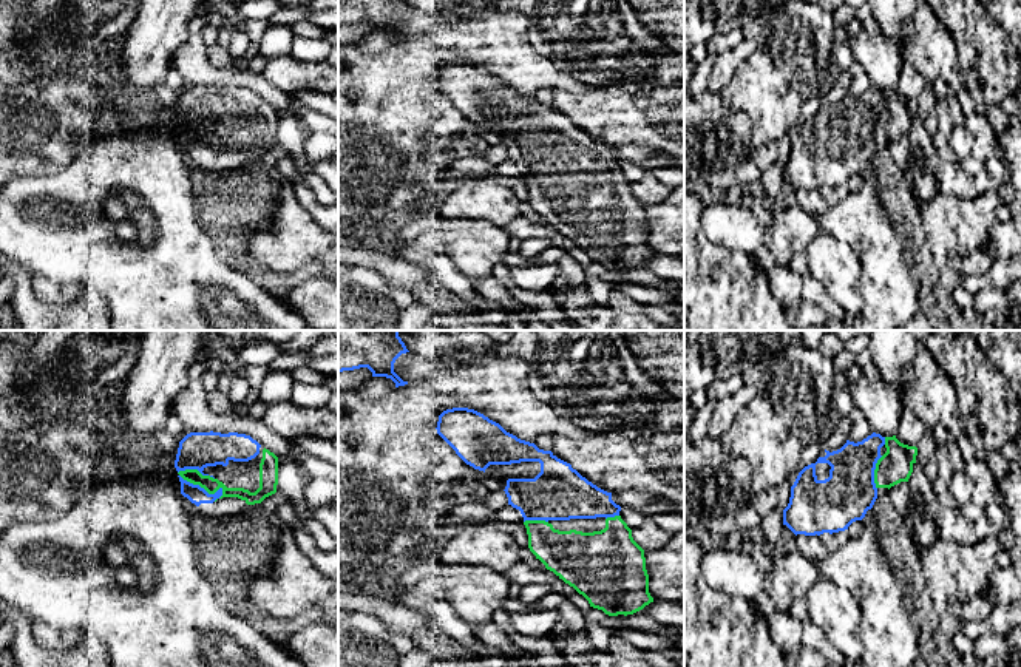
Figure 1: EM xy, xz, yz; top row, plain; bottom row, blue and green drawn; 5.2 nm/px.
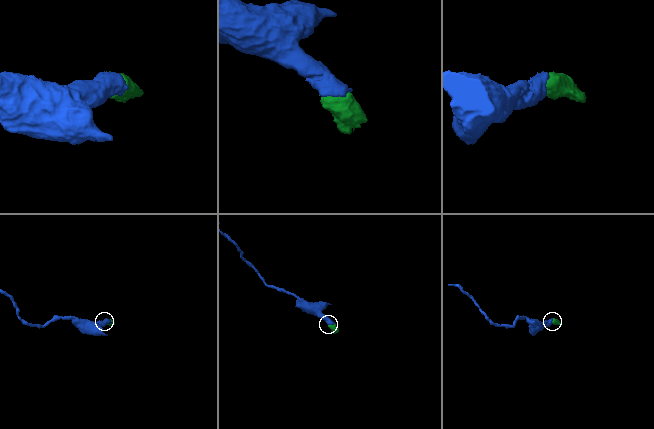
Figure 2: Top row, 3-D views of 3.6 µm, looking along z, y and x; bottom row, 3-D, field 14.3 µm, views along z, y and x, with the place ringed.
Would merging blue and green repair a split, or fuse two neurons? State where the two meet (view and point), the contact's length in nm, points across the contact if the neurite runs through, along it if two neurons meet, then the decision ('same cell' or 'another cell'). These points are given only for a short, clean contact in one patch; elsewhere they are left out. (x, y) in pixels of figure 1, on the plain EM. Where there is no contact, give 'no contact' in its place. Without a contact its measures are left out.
meets blue in xy at (200, 141); contact 260 nm long; same cell

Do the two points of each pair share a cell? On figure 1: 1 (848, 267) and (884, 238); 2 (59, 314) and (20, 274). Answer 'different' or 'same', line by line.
1: different
2: same

